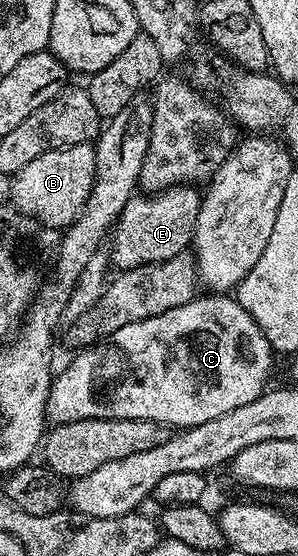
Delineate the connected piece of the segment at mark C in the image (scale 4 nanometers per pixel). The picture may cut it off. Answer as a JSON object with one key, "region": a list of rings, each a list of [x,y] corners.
{"region":[[[204,293],[158,317],[122,325],[103,341],[73,355],[72,364],[53,378],[48,394],[46,419],[52,425],[87,419],[141,419],[173,429],[202,425],[202,421],[214,421],[230,409],[250,405],[264,394],[274,358],[258,321],[228,293]]]}

